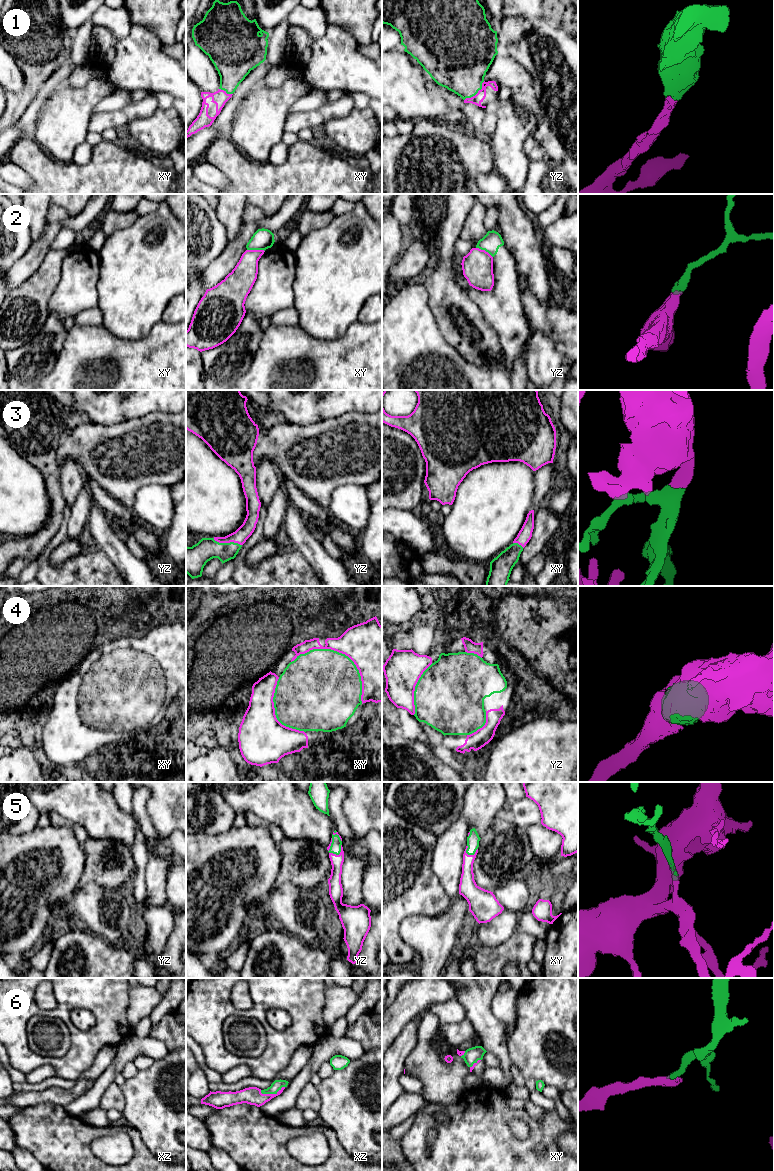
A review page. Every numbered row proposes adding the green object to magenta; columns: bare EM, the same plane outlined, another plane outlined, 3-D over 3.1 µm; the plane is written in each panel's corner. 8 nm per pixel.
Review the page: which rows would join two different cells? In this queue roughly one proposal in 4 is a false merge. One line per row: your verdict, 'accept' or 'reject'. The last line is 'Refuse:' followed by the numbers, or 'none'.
1: accept
2: reject
3: accept
4: accept
5: accept
6: accept
Refuse: 2

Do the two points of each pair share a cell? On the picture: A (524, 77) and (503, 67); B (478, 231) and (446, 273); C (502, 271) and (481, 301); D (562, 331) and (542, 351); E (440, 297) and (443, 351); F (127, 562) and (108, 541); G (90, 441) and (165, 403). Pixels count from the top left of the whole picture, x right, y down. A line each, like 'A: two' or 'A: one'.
A: one
B: two
C: one
D: two
E: two
F: one
G: two

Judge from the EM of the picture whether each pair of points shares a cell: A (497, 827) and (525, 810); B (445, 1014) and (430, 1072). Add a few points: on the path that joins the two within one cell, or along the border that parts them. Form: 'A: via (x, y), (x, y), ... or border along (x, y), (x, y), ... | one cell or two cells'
A: border along (508, 804), (506, 809) | two cells
B: border along (438, 1026), (430, 1043), (442, 1050) | two cells

